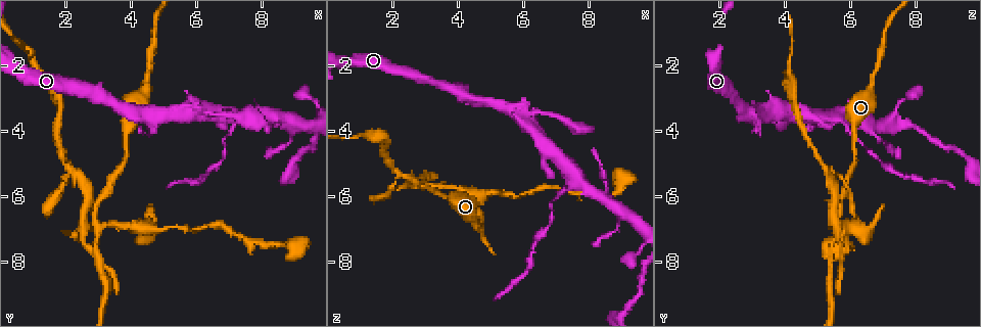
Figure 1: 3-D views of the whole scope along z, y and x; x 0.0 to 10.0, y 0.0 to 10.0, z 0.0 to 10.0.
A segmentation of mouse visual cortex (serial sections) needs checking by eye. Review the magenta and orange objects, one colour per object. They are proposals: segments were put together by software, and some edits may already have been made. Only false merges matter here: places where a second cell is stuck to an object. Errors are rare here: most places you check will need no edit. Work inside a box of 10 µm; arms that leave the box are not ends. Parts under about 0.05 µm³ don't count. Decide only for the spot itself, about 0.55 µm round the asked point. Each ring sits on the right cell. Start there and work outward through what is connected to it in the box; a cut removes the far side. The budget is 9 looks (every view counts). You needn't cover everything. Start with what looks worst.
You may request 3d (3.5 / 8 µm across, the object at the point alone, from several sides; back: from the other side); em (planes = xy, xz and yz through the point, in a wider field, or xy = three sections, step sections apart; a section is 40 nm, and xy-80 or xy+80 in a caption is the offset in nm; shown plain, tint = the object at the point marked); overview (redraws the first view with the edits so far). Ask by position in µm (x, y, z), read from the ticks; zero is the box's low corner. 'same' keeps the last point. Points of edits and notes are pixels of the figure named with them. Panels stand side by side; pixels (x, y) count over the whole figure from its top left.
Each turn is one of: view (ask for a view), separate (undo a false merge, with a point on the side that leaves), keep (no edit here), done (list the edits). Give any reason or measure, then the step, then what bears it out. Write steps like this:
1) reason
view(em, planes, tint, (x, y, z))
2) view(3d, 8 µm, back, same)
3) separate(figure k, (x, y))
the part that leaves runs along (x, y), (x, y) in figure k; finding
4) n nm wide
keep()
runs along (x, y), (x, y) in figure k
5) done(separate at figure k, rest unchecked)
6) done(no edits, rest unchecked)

arms part here
view(3d, 3.5 µm, (3.10, 6.15, 5.80))

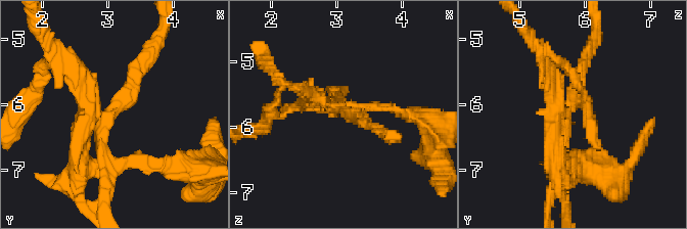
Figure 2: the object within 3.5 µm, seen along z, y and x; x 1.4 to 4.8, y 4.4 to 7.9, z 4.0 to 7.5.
4 arms; arms of 150, 200, 250, 300 nm; shape alone is not enough
view(em, xy, step 5, tint, (3.05, 6.10, 5.75))

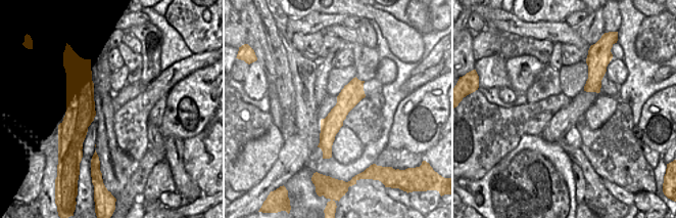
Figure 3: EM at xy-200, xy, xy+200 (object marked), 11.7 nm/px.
separate(figure 2, (560, 192))
the part that leaves runs along (117, 163), (204, 169) in figure 2; a second cell is stuck on

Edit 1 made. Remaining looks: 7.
calibre changes
view(3d, 3.5 µm, (4.50, 2.40, 6.75))

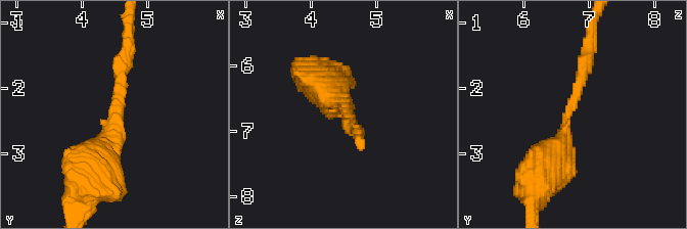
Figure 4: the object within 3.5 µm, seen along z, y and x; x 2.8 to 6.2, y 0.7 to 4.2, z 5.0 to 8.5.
arms of 200, 500 nm
view(em, xy, step 5, tint, (4.50, 2.35, 6.70))

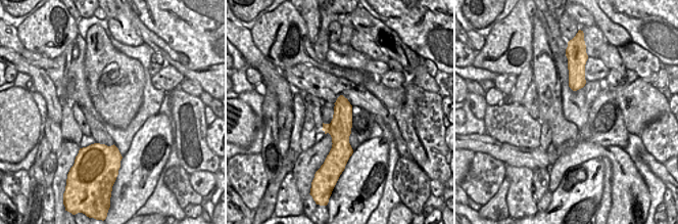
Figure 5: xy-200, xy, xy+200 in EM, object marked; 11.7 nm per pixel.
keep()
runs along (545, 172), (561, 150), (587, 50) in figure 4; one cell here

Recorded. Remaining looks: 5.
side arm on a straight run
view(3d, 3.5 µm, (5.95, 3.40, 3.55))

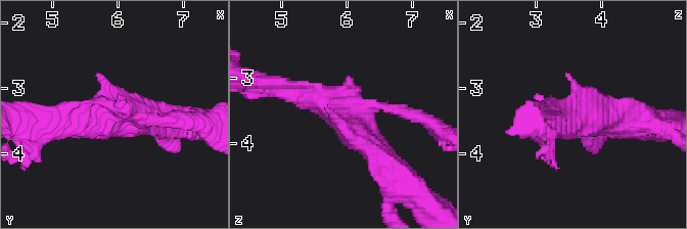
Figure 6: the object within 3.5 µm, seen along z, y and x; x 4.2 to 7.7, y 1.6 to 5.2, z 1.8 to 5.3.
view(em, xy, step 1, tint, (5.90, 3.45, 3.65))

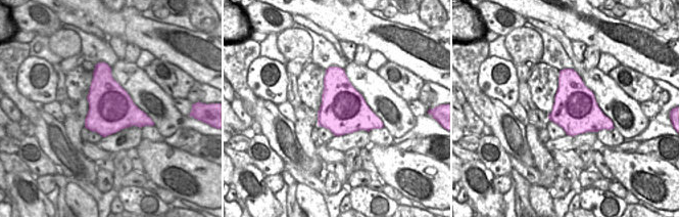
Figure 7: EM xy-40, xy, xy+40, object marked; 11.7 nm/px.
keep()
runs along (282, 87), (332, 110), (392, 169) in figure 6; continuous, no second cell

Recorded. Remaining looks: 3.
three-way junction
view(3d, 8 µm, (7.70, 3.55, 5.55))

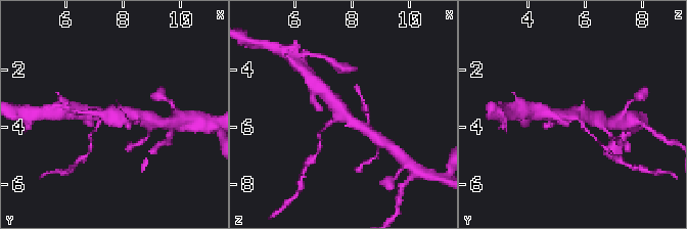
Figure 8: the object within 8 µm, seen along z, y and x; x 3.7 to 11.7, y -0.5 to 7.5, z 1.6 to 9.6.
need the tissue
view(em, planes, tint, same)

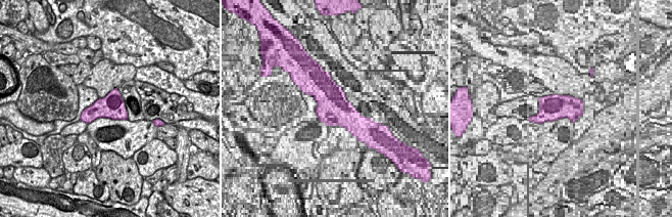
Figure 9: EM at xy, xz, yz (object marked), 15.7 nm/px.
380 nm wide
keep()
runs along (324, 91), (341, 113), (368, 131) in figure 8; one cell here

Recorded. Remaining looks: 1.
done(separate at figure 2, rest unchecked)

